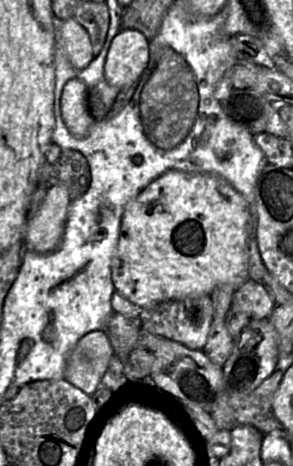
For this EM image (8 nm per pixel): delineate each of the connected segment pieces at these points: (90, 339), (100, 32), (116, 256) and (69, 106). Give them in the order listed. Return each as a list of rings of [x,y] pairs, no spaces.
[[[103,330],[83,336],[69,353],[64,379],[88,395],[93,394],[107,371],[113,348]]]
[[[106,1],[81,2],[77,5],[73,17],[87,31],[92,55],[96,57],[104,46],[109,28],[109,11]]]
[[[172,170],[148,184],[125,208],[111,259],[114,290],[140,309],[155,304],[210,295],[222,285],[241,286],[247,280],[247,241],[254,233],[254,214],[225,180],[207,173]]]
[[[78,78],[70,79],[61,97],[61,115],[68,131],[76,138],[84,138],[94,119],[89,112],[89,89]]]

